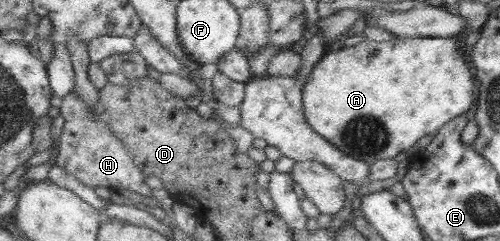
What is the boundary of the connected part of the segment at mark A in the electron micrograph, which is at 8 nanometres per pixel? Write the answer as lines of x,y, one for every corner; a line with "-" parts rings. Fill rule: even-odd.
417,37
399,38
393,39
392,41
364,41
359,45
343,47
337,52
329,53
329,55
325,55
323,59
321,59
321,62
317,63
313,69
313,73
311,73
311,77
309,77
307,83
305,83
304,104
305,114
309,124
313,129
317,130
317,133
320,133
321,136
333,142
333,145
344,150
344,152
348,153
351,157
361,158
363,161
367,161
370,165
379,159
393,159
393,157
397,157
399,153
409,154
411,147
413,147
419,139
423,139
425,135
431,135
431,133
435,134
452,120
464,116
469,109
473,109
473,105
475,105
475,87
477,80
475,79
475,73
471,72
472,64
470,53
466,53
463,47
464,45
459,45
459,41
455,38

